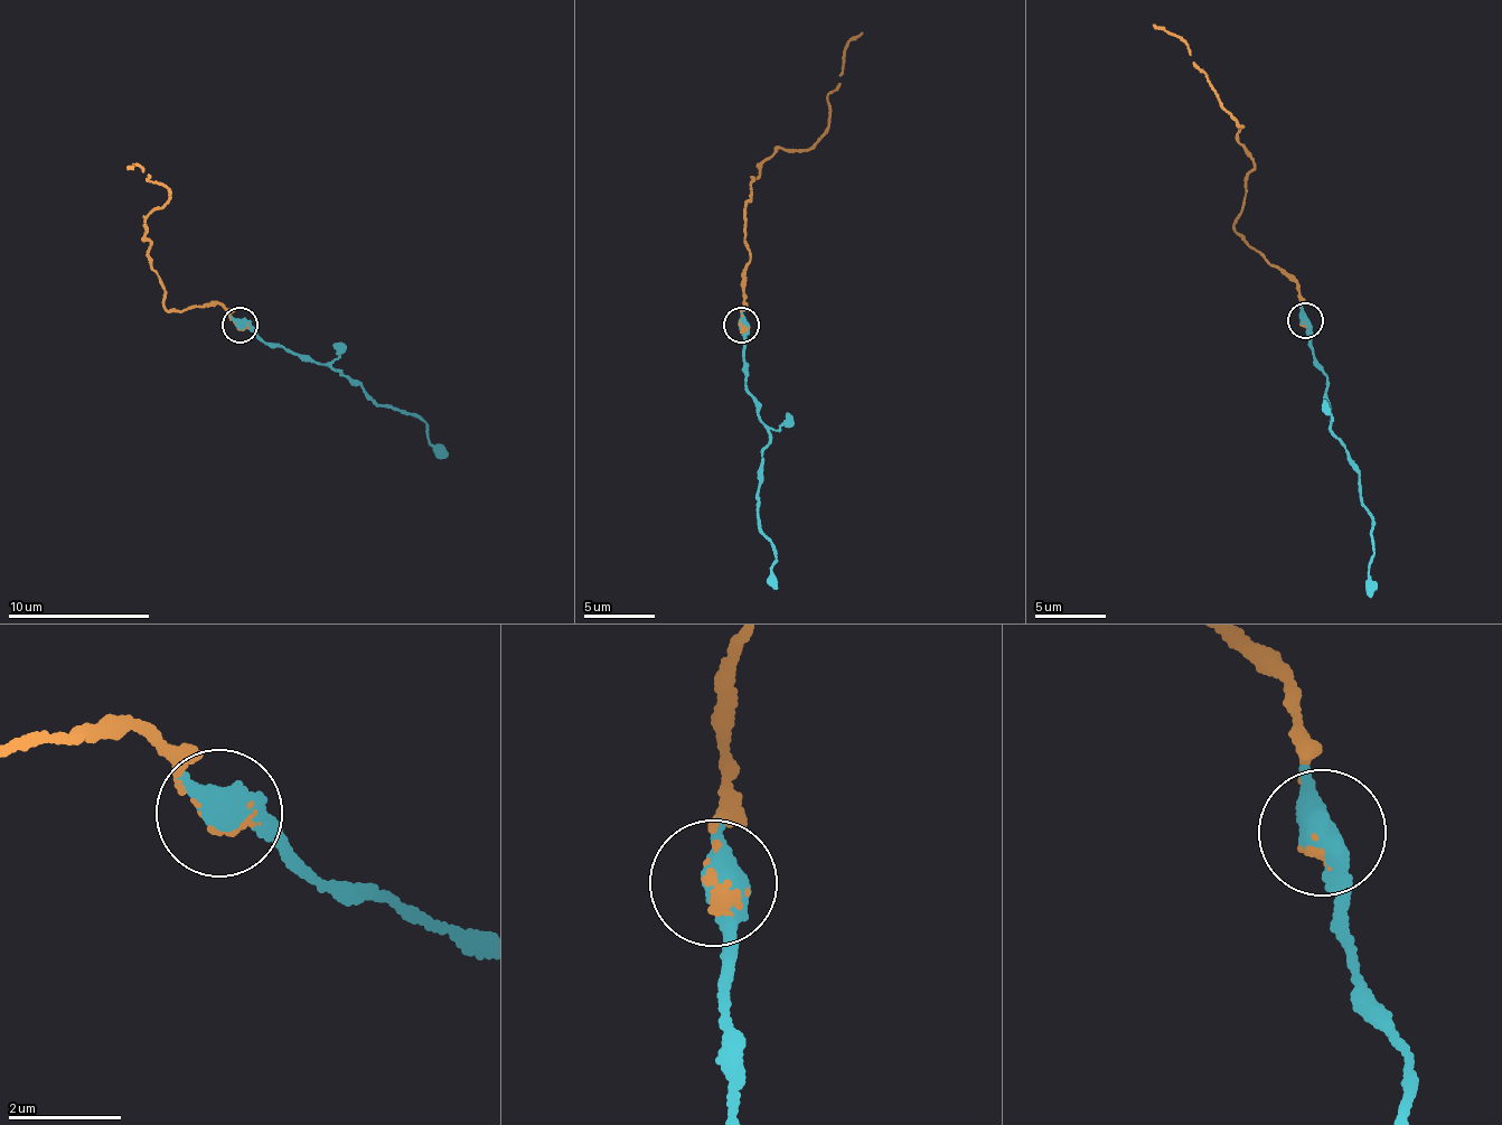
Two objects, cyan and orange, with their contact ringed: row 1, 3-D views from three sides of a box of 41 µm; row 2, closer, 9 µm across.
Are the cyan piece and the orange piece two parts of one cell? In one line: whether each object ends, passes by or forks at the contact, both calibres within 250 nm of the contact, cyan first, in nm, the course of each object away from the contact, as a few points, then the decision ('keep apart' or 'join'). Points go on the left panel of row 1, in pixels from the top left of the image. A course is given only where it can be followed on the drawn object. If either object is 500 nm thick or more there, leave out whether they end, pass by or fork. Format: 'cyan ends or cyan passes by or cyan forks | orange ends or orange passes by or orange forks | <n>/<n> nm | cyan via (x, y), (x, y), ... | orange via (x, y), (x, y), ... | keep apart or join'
cyan passes by | orange ends | 440/150 nm | cyan via (240, 325), (340, 373), (367, 399), (424, 422), (429, 446), (446, 457) | orange via (237, 327), (231, 311), (216, 305), (166, 309), (163, 280), (149, 254), (143, 219), (170, 193), (133, 165) | join

